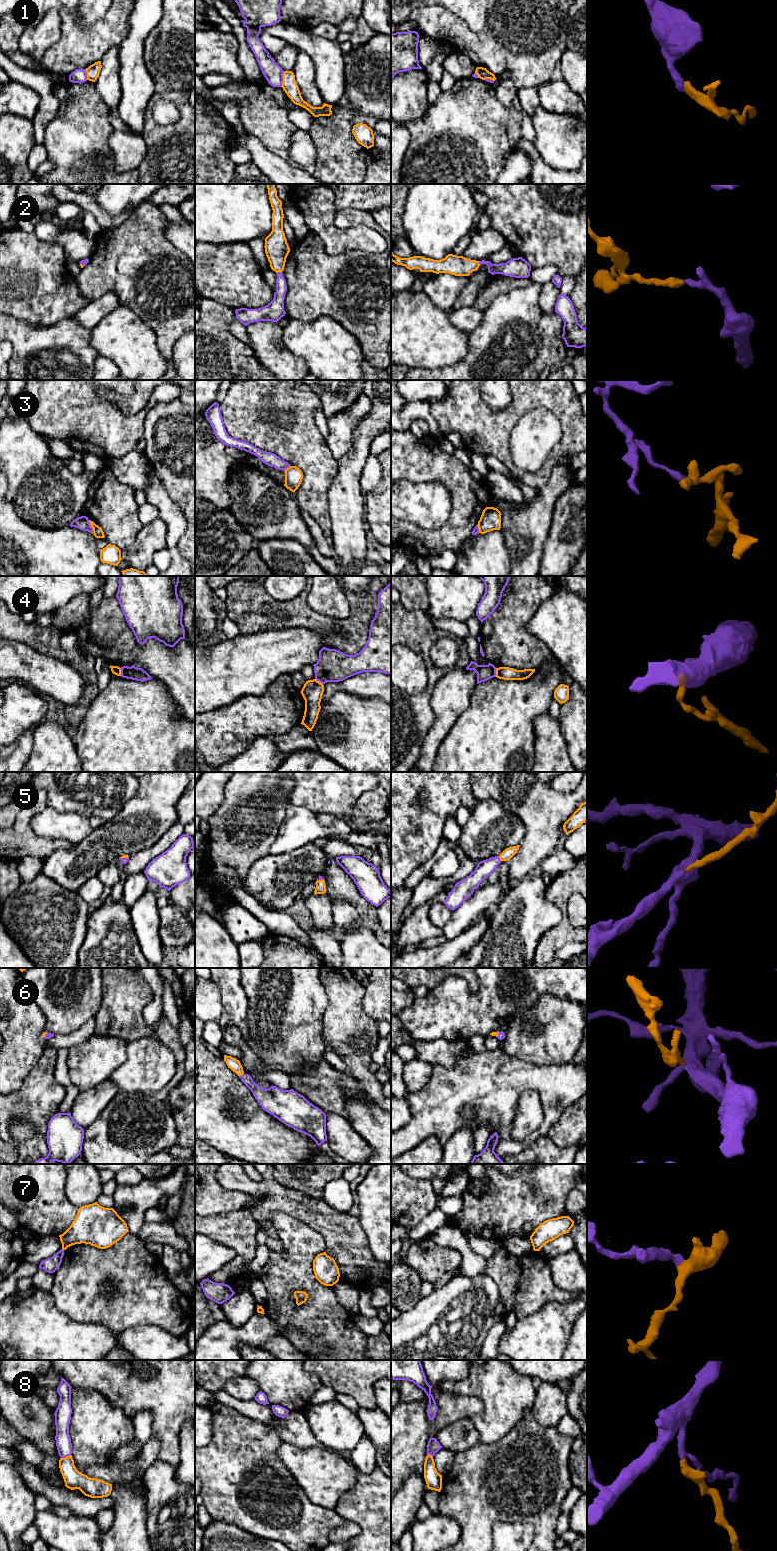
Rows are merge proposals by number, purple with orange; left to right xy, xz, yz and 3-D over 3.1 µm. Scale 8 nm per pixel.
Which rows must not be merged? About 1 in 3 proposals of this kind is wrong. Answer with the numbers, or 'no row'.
1, 3, 4, 7

